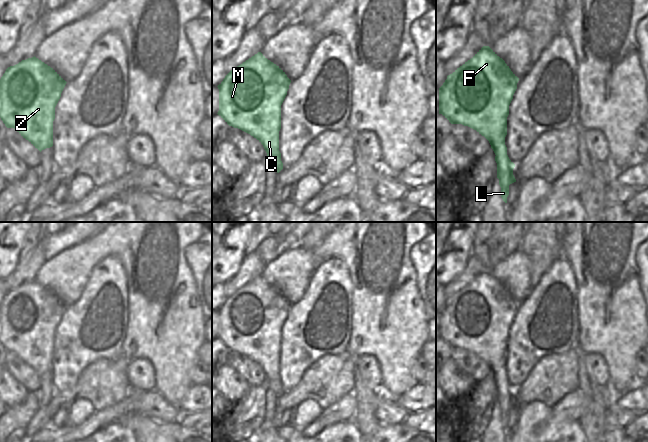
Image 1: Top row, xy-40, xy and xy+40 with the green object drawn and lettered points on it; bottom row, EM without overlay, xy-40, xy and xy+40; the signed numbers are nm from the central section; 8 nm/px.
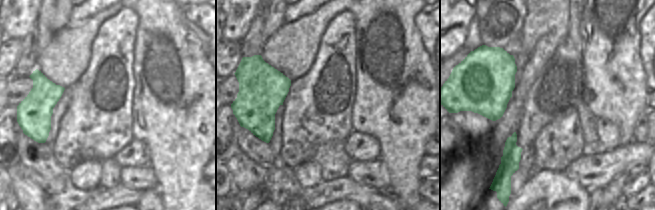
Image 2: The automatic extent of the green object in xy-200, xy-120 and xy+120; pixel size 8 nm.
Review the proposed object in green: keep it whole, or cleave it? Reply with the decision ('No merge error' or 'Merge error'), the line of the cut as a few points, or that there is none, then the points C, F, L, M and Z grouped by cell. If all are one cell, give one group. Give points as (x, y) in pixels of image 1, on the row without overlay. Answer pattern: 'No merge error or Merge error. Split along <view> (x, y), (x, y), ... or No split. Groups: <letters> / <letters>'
Merge error. Split along xy+40 (506, 355), (503, 357), (501, 369), (495, 378). Groups: C F M Z / L

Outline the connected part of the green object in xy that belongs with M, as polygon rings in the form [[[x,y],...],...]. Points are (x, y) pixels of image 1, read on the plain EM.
[[[258,276],[233,294],[217,310],[219,313],[218,339],[229,349],[254,362],[264,371],[267,382],[279,374],[281,329],[287,319],[291,304],[276,288]]]

